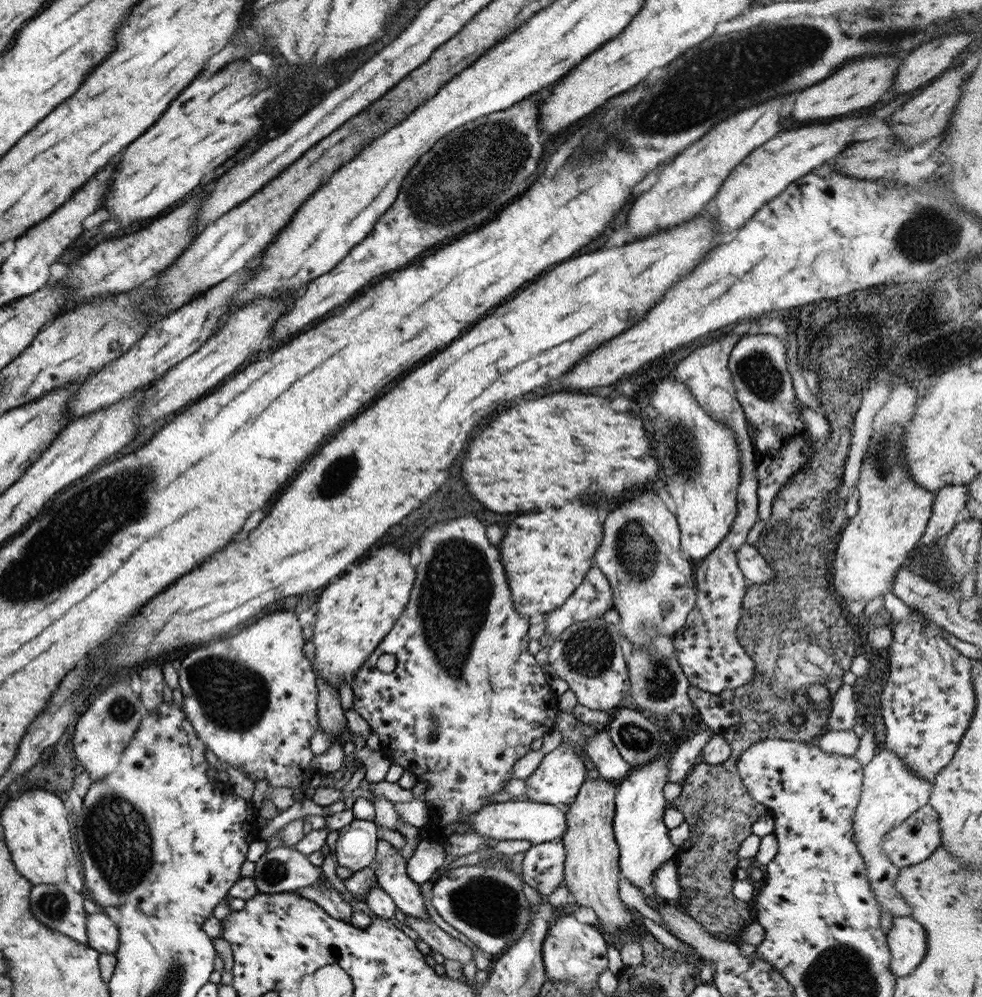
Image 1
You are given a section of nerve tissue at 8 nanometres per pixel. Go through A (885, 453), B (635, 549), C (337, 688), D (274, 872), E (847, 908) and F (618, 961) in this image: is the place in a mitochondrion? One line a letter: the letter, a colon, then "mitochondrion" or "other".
A: mitochondrion
B: mitochondrion
C: other
D: mitochondrion
E: other
F: other

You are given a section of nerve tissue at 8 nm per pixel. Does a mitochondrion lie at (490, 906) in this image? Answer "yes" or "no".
yes

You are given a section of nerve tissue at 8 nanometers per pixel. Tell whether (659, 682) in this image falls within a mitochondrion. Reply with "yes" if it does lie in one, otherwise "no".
yes

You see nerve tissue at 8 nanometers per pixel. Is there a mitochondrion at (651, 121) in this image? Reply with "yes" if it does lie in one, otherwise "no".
yes

